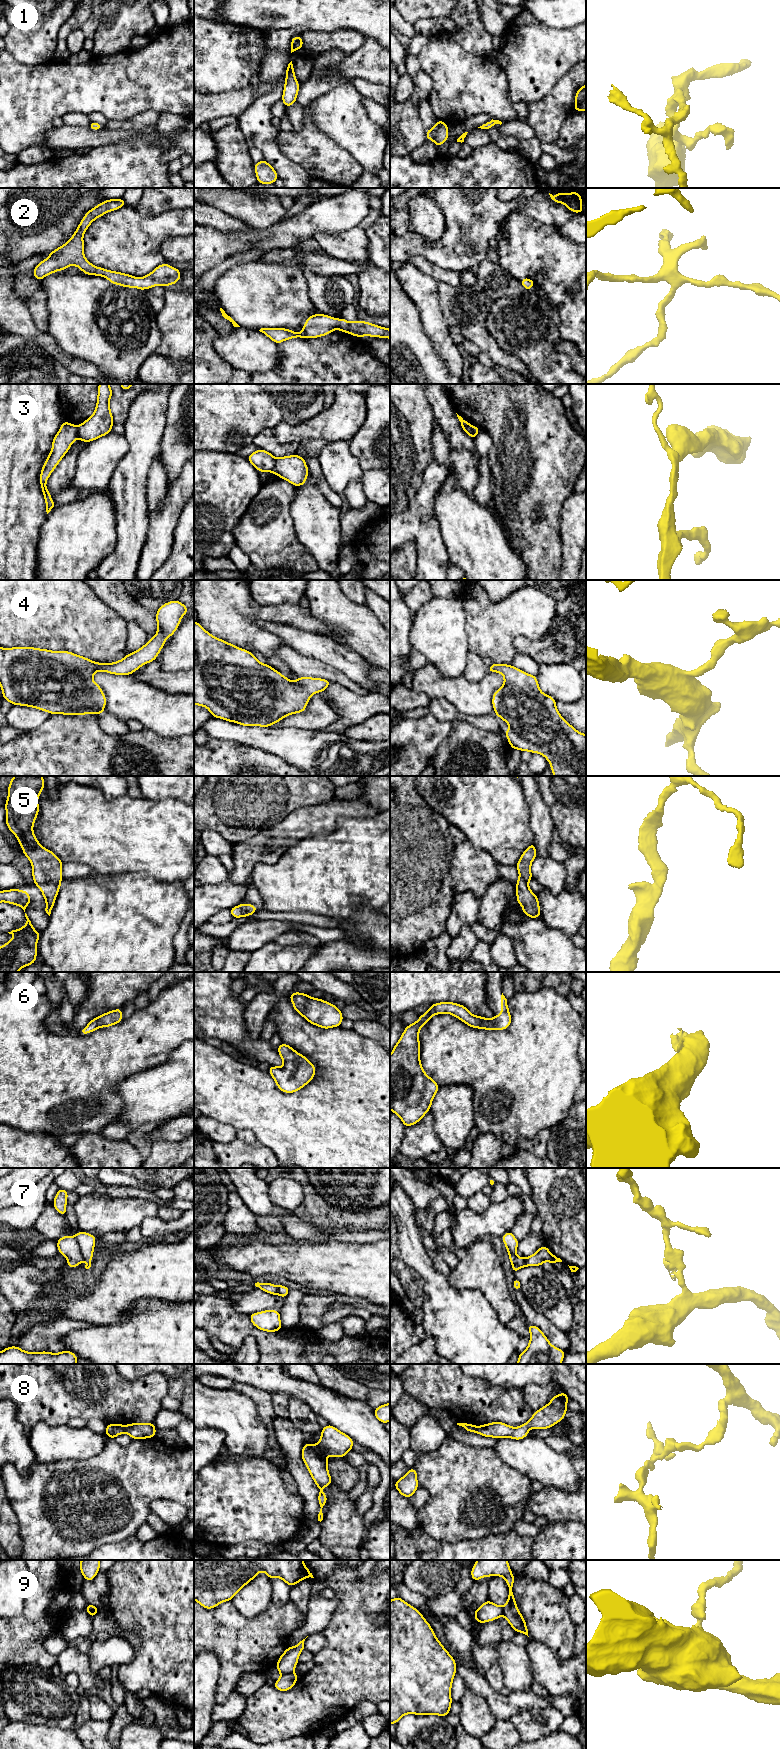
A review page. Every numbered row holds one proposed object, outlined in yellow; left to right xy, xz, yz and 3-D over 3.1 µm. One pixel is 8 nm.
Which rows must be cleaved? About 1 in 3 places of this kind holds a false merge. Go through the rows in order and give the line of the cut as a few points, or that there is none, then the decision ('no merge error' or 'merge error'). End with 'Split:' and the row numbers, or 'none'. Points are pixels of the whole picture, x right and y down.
1: no cut; no merge error
2: no cut; no merge error
3: cut in xz along (276, 458), (275, 465), (271, 471); merge error
4: no cut; no merge error
5: no cut; no merge error
6: no cut; no merge error
7: cut in xy along (74, 1237), (83, 1258); merge error
8: cut in xz along (317, 1445), (325, 1453); merge error
9: cut in xz along (292, 1672), (281, 1674); merge error
Split: 3, 7, 8, 9

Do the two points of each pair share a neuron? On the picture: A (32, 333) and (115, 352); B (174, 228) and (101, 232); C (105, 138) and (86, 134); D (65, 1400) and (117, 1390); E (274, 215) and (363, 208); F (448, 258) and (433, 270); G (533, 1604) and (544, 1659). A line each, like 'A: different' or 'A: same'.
A: different
B: same
C: same
D: same
E: different
F: different
G: different

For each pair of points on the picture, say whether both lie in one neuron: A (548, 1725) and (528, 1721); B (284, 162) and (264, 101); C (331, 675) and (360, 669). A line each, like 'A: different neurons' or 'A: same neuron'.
A: same neuron
B: same neuron
C: different neurons

